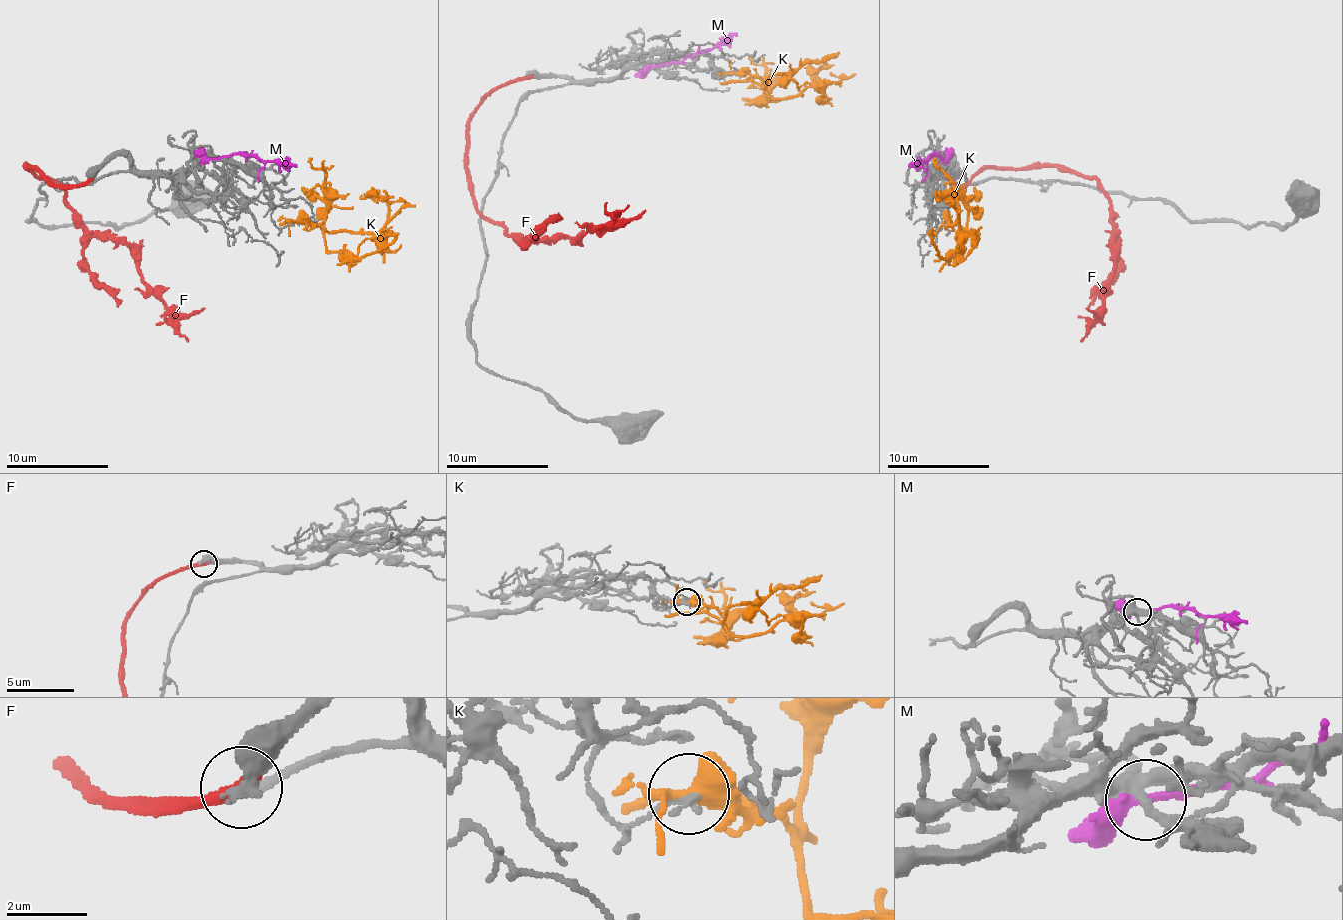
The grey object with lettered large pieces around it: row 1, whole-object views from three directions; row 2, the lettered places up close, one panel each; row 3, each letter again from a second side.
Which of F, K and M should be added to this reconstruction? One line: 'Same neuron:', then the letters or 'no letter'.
Same neuron: F

